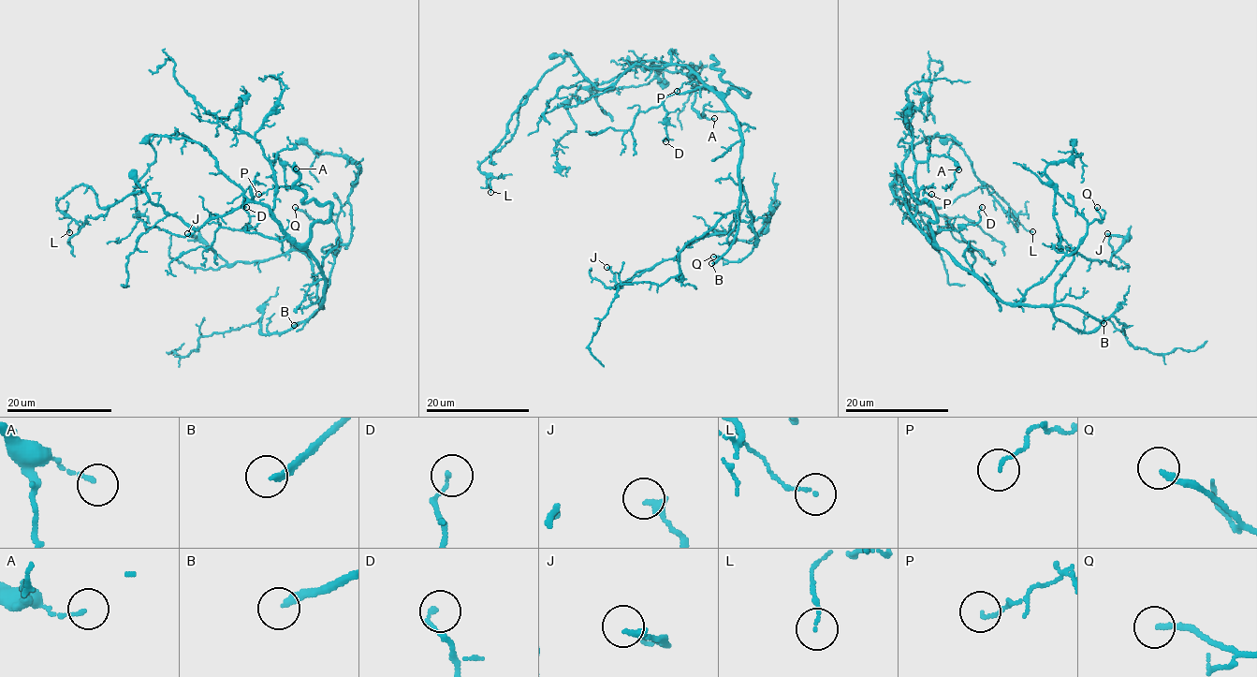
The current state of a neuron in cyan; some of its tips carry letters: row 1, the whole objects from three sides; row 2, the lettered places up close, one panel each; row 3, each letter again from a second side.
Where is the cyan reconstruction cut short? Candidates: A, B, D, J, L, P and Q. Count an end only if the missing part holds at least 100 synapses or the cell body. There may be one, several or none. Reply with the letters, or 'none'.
B

